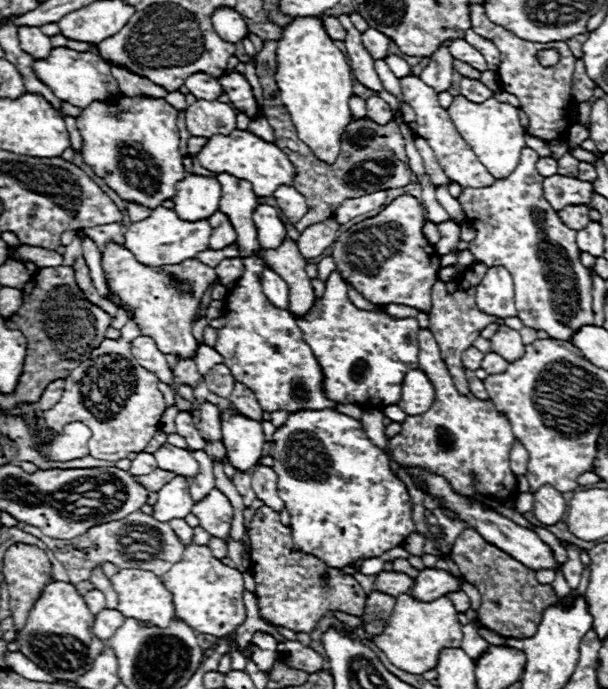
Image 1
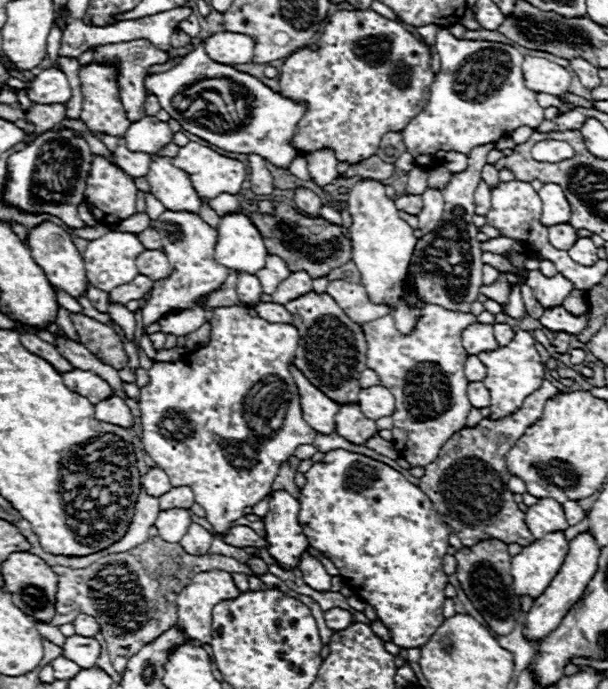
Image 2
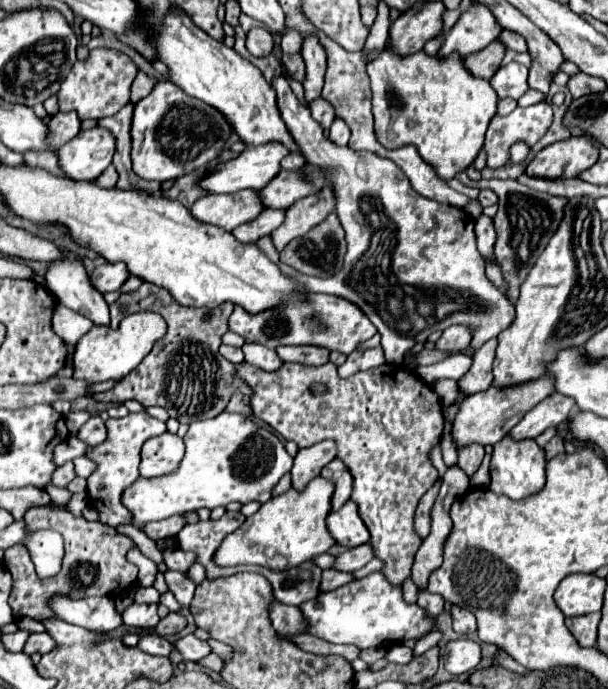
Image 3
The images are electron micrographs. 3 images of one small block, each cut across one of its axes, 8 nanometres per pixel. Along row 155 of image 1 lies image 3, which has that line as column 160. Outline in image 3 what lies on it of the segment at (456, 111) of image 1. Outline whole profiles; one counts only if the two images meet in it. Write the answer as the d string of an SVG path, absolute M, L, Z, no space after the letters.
M222 412L216 418L192 422L184 442L186 454L176 472L158 478L140 476L134 486L124 490L122 504L130 510L132 524L138 530L148 522L164 520L188 510L212 510L230 502L268 502L270 490L292 468L292 458L282 440L266 428L260 428L256 422L246 420L242 414Z

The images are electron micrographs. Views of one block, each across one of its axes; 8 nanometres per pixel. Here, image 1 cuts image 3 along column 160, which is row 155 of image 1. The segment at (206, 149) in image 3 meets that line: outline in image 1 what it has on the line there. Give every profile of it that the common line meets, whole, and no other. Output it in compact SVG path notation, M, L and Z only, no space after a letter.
M118 96L110 102L94 102L90 108L80 110L76 118L84 162L124 200L156 208L162 200L172 198L176 182L186 178L178 150L176 116L178 110L164 98Z

